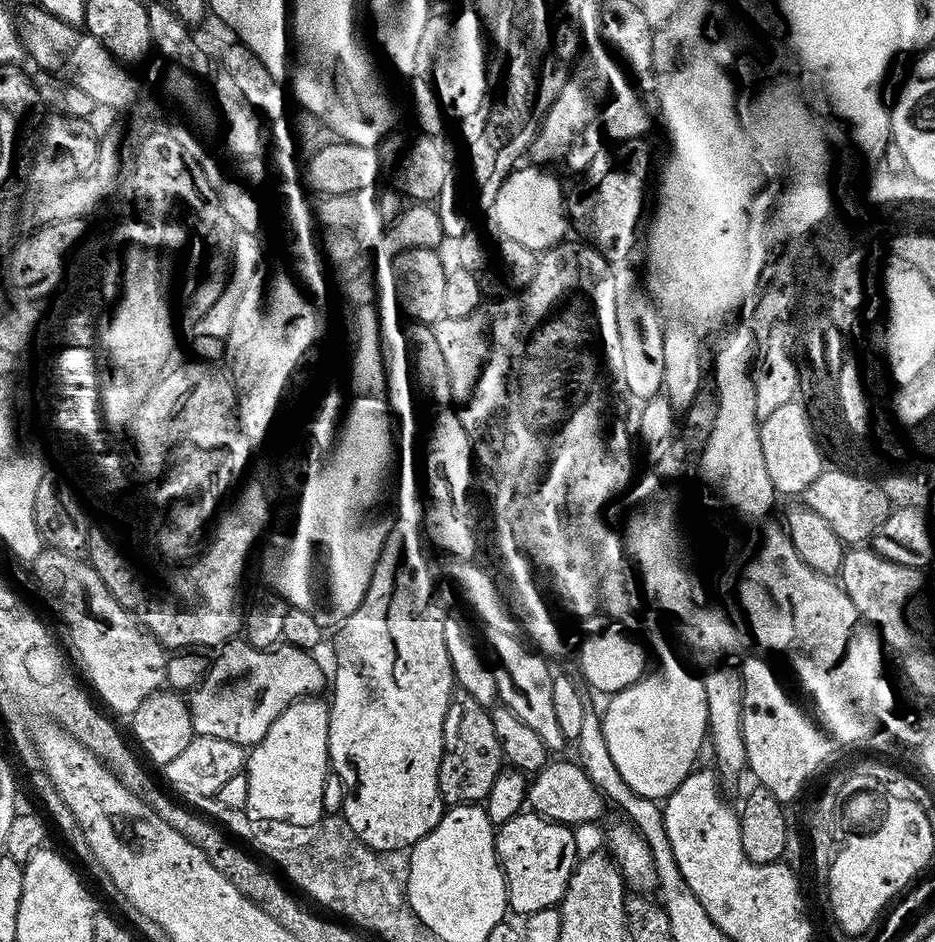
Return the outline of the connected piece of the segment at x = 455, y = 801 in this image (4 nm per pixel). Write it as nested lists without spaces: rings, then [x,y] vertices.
[[[456,690],[444,715],[444,749],[438,766],[438,790],[445,805],[480,804],[488,799],[490,786],[502,770],[502,755],[494,725],[485,705],[474,702],[470,694]]]

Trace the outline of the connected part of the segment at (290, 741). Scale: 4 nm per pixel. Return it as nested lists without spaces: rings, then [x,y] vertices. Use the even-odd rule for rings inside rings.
[[[319,695],[306,696],[286,706],[264,737],[257,744],[251,745],[246,756],[246,775],[248,778],[249,816],[256,822],[272,822],[293,824],[297,830],[309,828],[316,824],[326,810],[322,806],[322,785],[330,779],[328,763],[328,706],[329,701]]]

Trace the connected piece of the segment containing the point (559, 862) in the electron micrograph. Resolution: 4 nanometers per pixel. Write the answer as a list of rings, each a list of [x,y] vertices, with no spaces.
[[[522,810],[505,824],[499,825],[495,829],[495,834],[496,857],[500,859],[500,865],[506,878],[509,909],[513,913],[517,912],[517,917],[523,918],[534,914],[534,910],[557,907],[560,899],[566,894],[566,886],[570,882],[578,859],[572,828],[567,824],[560,824],[556,820],[548,820],[545,816],[539,816],[537,812]]]

